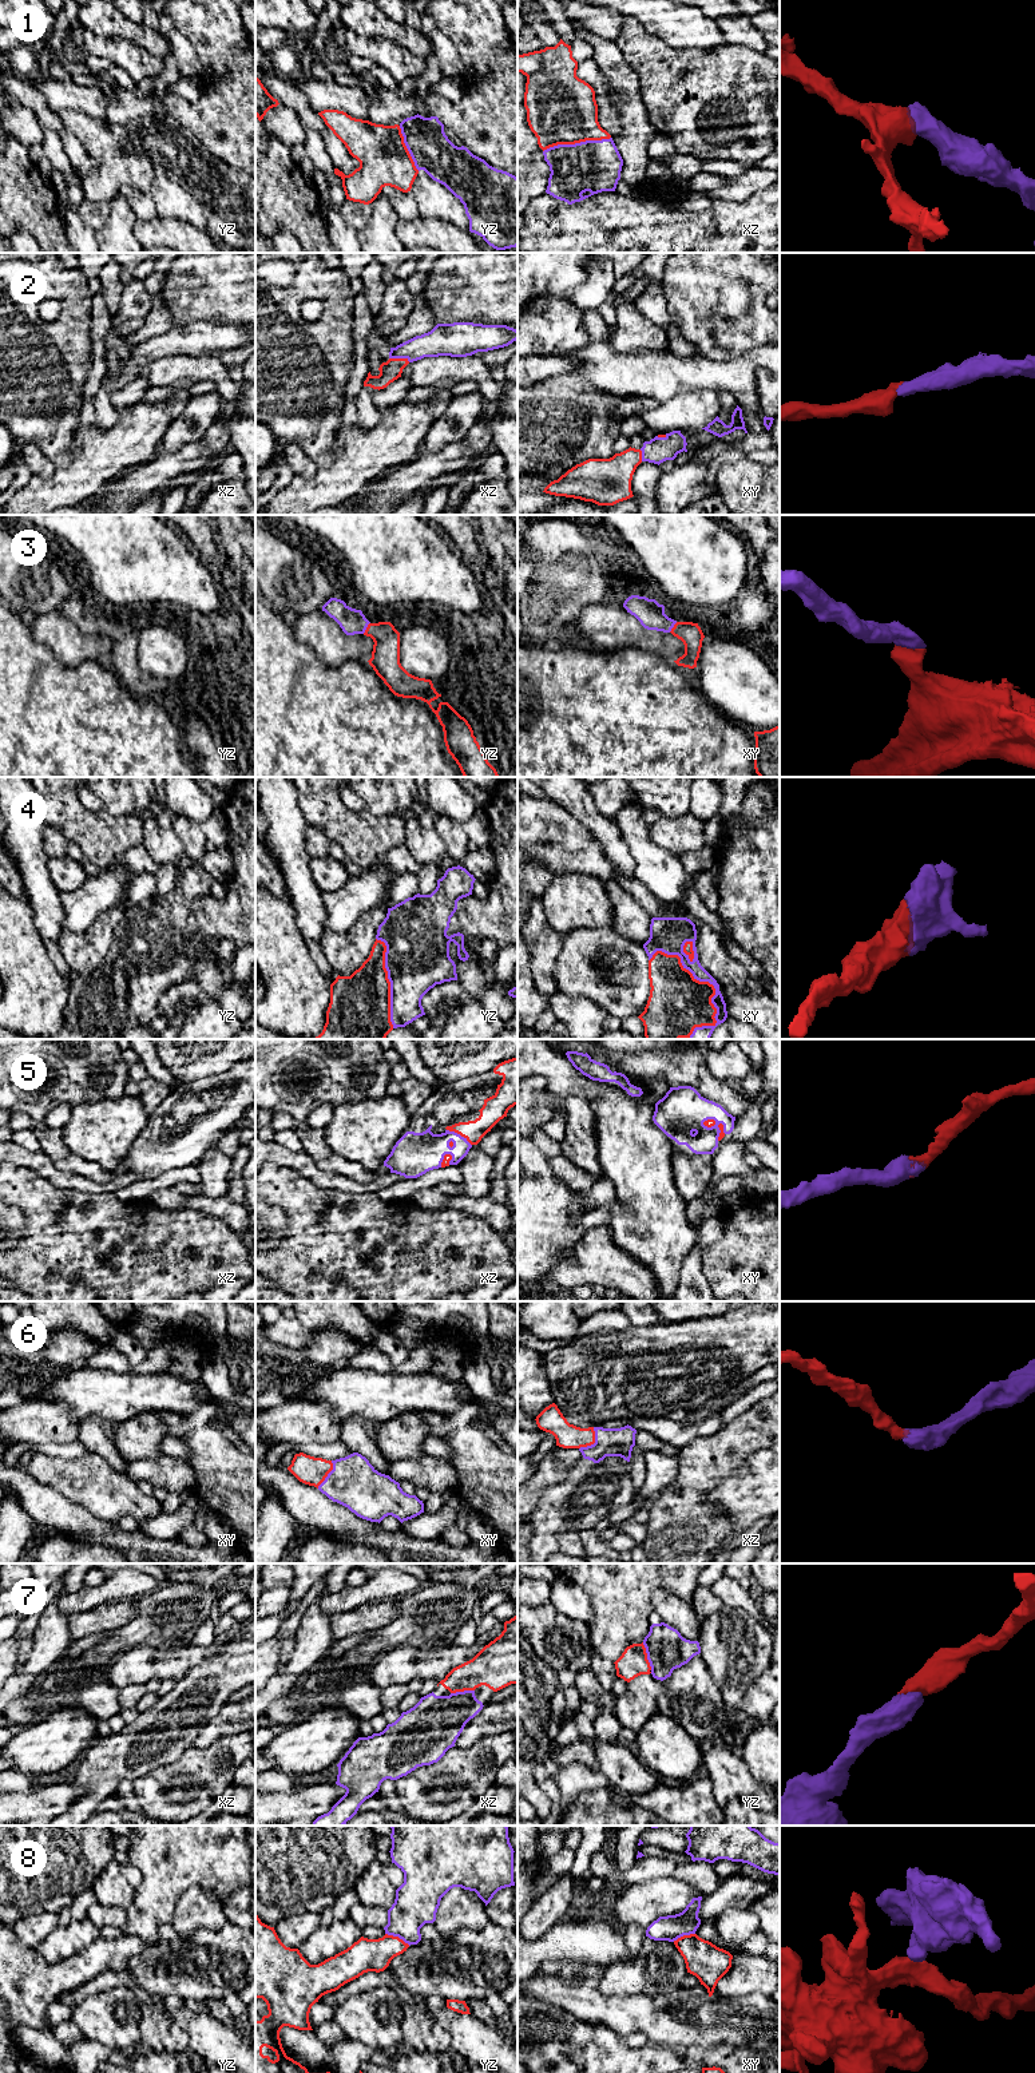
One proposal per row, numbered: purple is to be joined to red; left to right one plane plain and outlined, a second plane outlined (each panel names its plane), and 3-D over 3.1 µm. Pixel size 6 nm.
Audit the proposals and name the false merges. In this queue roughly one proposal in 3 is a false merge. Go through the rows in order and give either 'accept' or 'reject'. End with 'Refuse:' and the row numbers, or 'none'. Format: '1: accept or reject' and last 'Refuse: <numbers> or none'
1: accept
2: accept
3: accept
4: accept
5: accept
6: accept
7: accept
8: reject
Refuse: 8

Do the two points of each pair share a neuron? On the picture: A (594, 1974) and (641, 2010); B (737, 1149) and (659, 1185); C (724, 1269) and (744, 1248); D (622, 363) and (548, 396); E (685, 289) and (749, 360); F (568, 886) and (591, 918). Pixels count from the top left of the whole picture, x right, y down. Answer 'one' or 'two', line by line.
A: one
B: two
C: one
D: two
E: two
F: one

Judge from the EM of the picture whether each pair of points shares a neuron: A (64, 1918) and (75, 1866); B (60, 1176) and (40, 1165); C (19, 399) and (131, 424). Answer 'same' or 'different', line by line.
A: different
B: same
C: different

